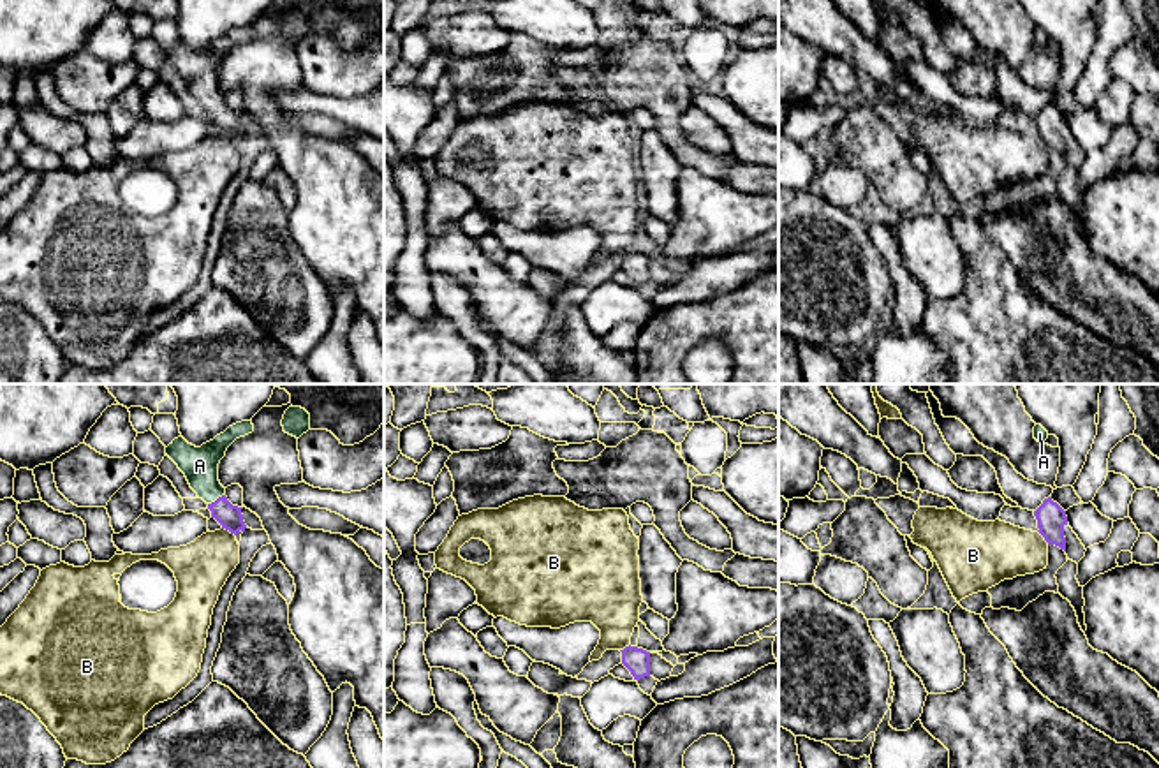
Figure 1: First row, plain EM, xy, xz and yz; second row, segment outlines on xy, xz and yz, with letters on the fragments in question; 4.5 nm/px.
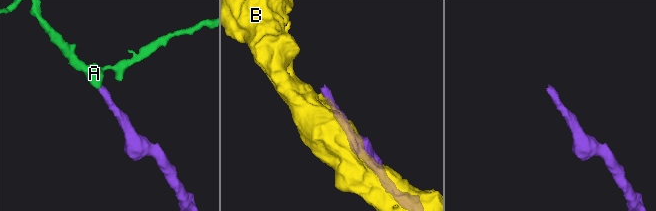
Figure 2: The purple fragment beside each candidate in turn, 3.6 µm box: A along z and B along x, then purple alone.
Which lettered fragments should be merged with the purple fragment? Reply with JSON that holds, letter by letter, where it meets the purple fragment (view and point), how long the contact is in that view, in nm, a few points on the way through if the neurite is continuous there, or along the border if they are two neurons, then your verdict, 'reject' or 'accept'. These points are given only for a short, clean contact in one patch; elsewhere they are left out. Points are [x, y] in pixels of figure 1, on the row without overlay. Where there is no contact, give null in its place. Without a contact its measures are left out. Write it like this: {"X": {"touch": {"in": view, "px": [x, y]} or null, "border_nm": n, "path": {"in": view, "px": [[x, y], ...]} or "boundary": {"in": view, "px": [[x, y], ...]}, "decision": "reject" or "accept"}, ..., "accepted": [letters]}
{"A": {"touch": {"in": "xy", "px": [217, 104]}, "border_nm": 90, "path": {"in": "xy", "px": [[229, 122], [217, 104], [205, 88], [199, 71]]}, "decision": "accept"}, "B": {"touch": {"in": "xy", "px": [229, 136]}, "border_nm": 80, "boundary": {"in": "xy", "px": [[222, 132], [235, 141]]}, "decision": "reject"}, "accepted": ["A"]}

